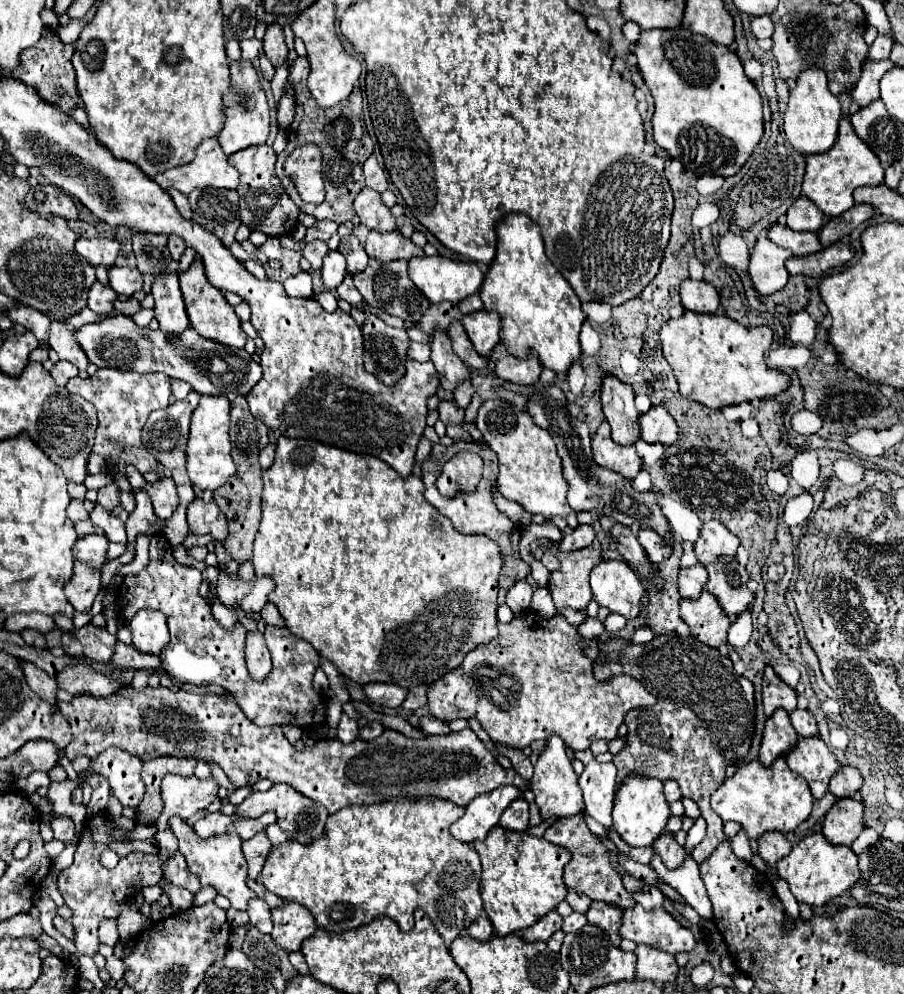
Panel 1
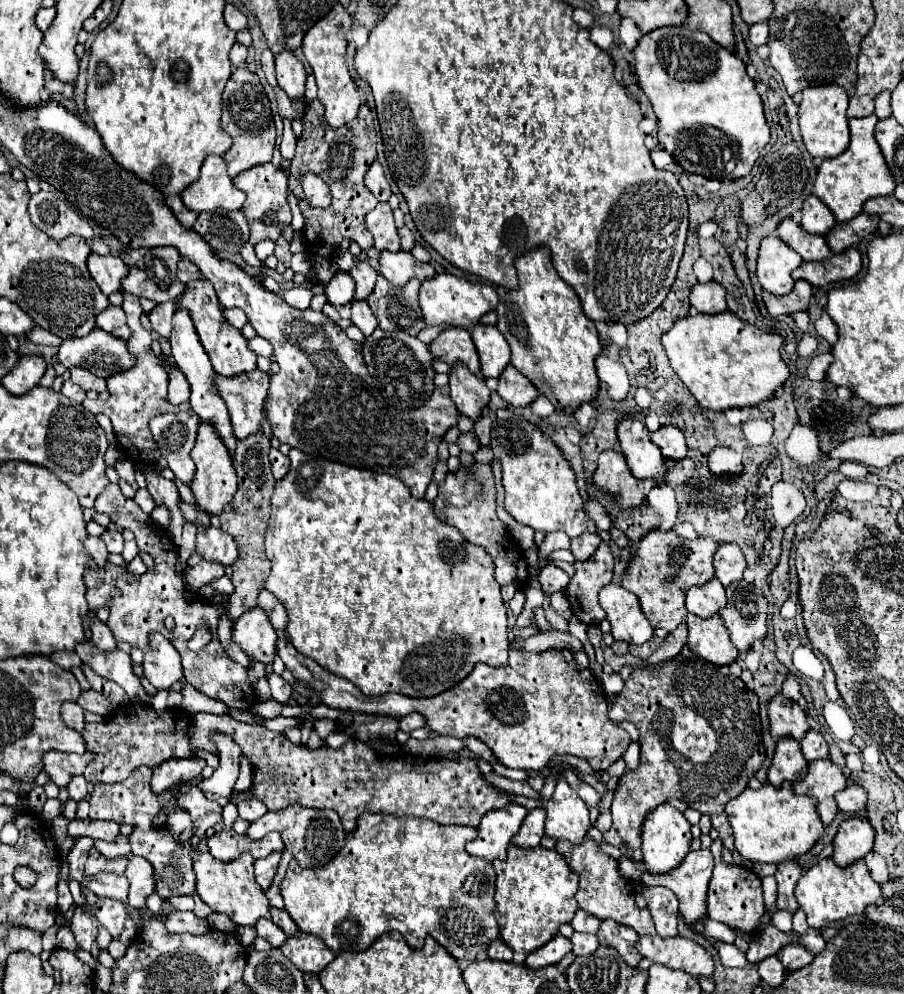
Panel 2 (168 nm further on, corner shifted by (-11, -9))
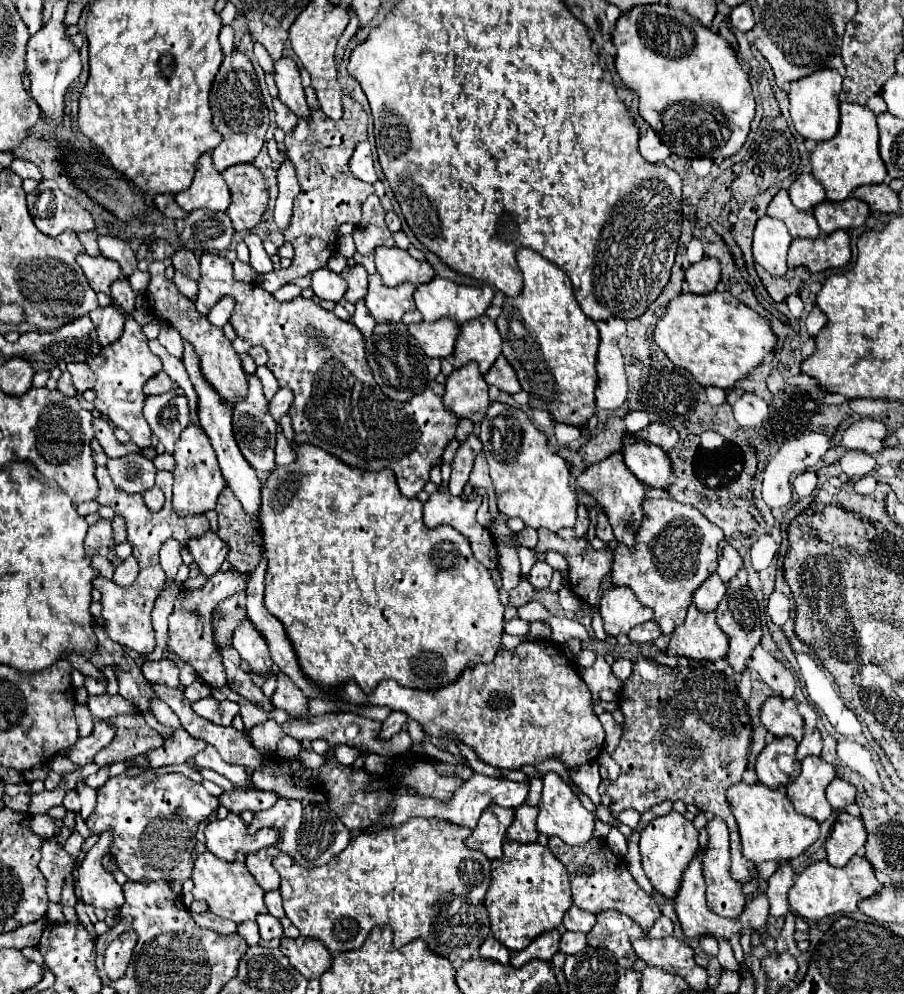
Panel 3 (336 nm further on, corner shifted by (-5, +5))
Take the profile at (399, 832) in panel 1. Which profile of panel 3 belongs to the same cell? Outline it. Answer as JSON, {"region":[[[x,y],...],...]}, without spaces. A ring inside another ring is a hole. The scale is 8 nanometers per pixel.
{"region":[[[410,818],[404,826],[384,828],[374,834],[362,834],[350,840],[344,852],[320,868],[306,870],[288,854],[280,852],[274,858],[274,868],[280,874],[280,894],[284,894],[284,912],[300,930],[300,936],[320,940],[330,952],[358,950],[374,926],[390,926],[394,948],[422,938],[426,946],[450,962],[468,962],[478,954],[478,948],[490,934],[484,896],[490,886],[490,860],[480,852],[464,846],[470,830],[442,822],[436,818]]]}

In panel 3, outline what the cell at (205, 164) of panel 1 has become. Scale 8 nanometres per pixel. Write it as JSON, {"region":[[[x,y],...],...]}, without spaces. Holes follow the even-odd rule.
{"region":[[[204,154],[196,162],[194,182],[188,190],[176,194],[176,204],[184,212],[206,208],[212,212],[226,212],[230,206],[230,190],[222,180],[220,172],[212,164],[212,156]]]}

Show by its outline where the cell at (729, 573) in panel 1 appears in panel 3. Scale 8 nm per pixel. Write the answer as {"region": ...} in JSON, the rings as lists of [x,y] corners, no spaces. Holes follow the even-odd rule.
{"region":[[[748,586],[736,590],[728,588],[724,600],[716,608],[716,622],[730,640],[726,656],[728,664],[734,668],[734,672],[744,672],[752,650],[762,638],[760,610],[752,590]]]}

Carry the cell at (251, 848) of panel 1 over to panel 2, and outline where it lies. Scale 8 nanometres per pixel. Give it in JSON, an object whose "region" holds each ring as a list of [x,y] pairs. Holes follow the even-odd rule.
{"region":[[[272,852],[266,858],[258,858],[254,862],[254,874],[256,874],[256,882],[260,884],[262,890],[268,890],[272,884],[272,878],[278,870],[278,862],[280,862],[280,852]]]}

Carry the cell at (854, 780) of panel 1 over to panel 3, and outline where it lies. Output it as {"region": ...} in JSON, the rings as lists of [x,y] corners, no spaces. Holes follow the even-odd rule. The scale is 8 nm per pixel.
{"region":[[[834,778],[826,790],[826,798],[828,798],[832,810],[842,810],[844,806],[852,804],[854,796],[856,796],[856,788],[840,778]]]}

